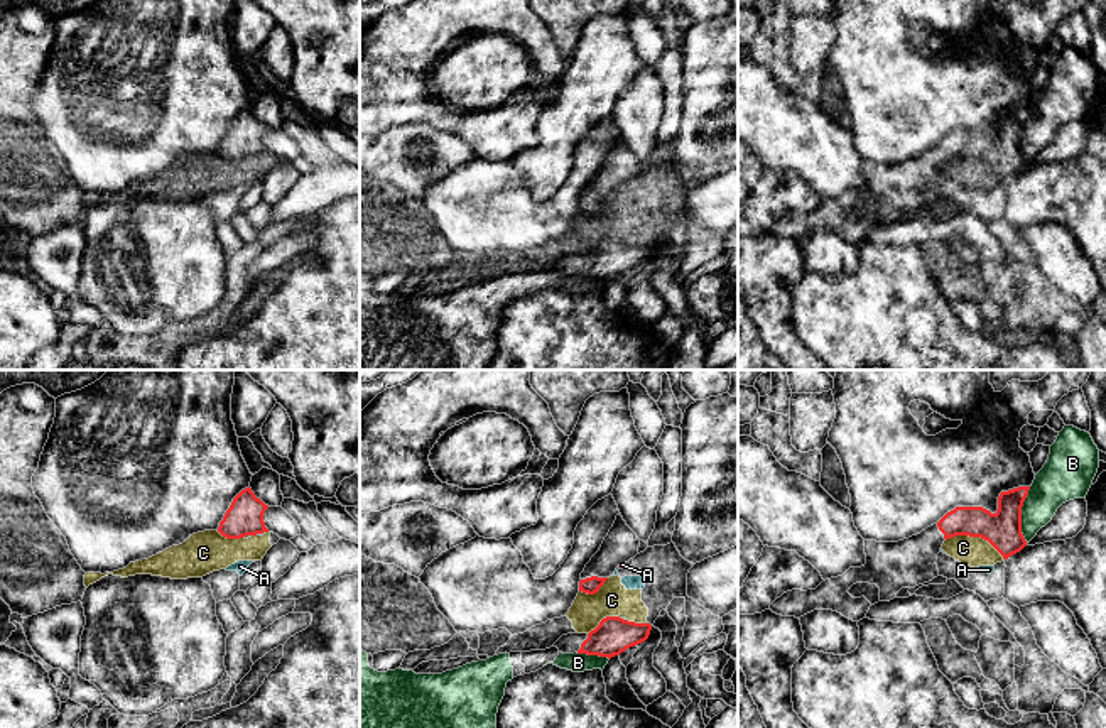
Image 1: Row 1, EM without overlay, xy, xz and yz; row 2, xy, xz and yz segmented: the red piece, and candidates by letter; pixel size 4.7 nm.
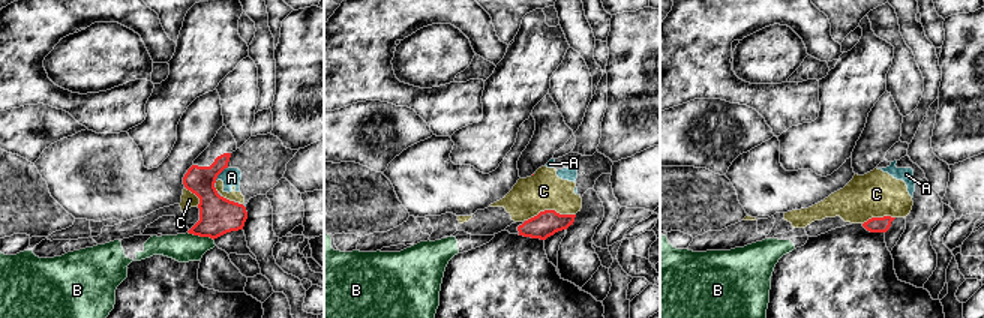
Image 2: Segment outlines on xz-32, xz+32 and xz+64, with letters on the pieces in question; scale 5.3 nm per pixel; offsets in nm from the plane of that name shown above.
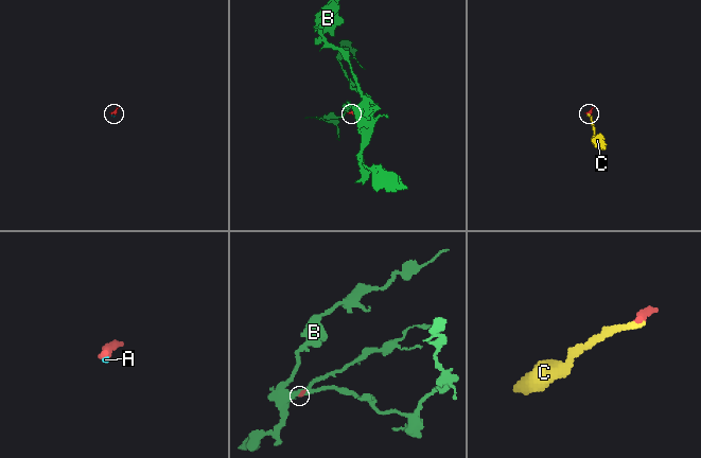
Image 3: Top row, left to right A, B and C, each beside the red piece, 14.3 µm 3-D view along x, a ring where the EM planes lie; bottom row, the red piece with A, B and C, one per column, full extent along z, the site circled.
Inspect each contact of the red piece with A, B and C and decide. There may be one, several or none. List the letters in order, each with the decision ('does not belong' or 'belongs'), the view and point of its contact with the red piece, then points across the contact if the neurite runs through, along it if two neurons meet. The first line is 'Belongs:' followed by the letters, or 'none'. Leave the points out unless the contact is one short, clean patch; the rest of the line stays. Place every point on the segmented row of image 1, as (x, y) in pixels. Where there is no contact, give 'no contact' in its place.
Belongs: none
A: does not belong | xy (259, 532) | along xy (264, 531), (255, 534)
B: does not belong | yz (1020, 514)
C: does not belong | yz (976, 536) | along yz (946, 539), (956, 536), (983, 537), (1003, 559)

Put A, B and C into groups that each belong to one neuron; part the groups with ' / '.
A C / B

